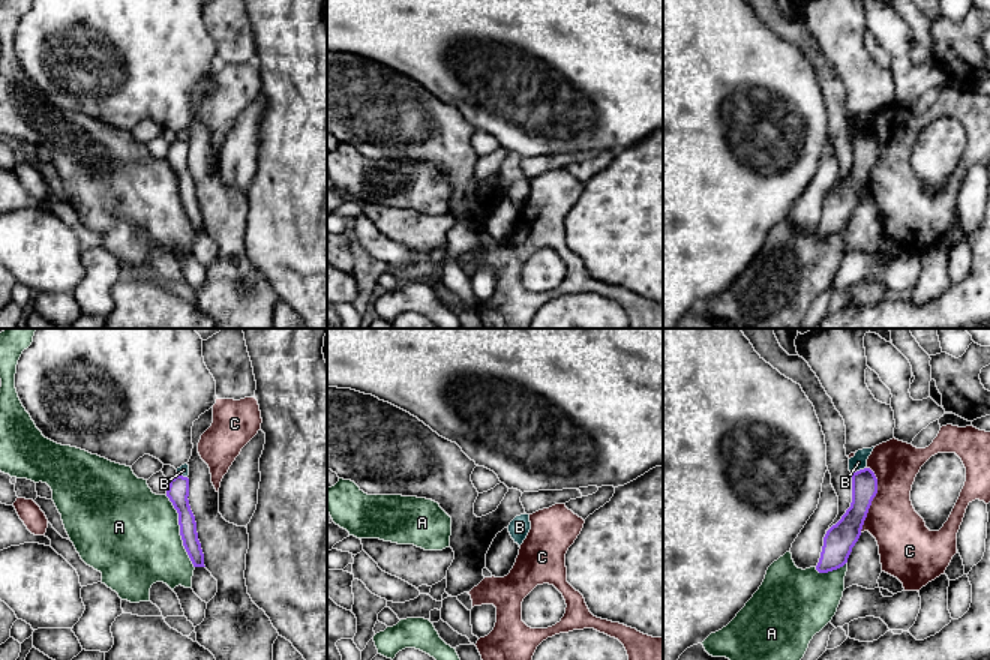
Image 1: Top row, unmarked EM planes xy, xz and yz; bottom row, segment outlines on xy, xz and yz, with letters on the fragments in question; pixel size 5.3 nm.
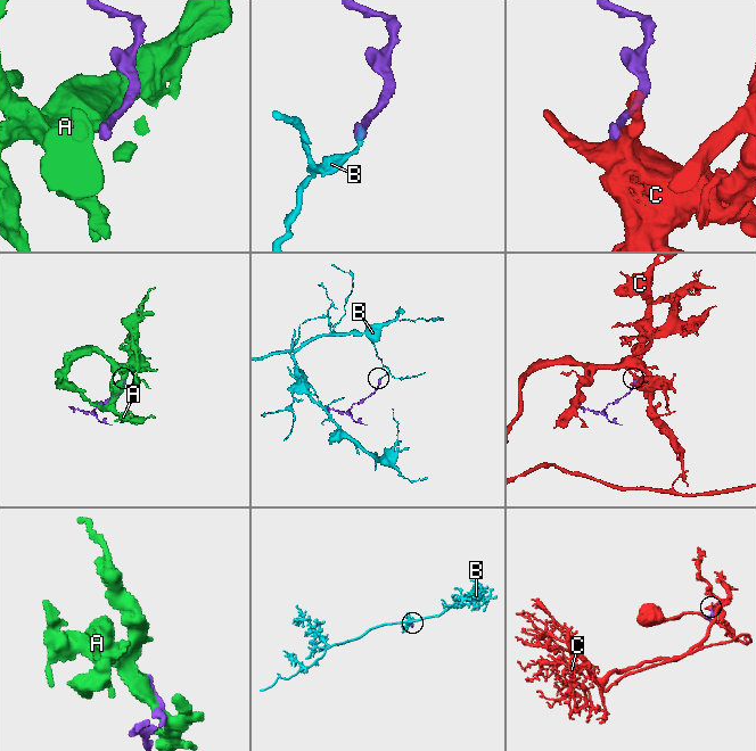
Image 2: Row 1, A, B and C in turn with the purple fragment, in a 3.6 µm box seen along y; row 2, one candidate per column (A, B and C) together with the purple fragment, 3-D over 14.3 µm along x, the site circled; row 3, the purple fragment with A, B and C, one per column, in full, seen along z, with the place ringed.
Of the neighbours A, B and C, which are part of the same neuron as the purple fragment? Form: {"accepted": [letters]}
{"accepted": []}

